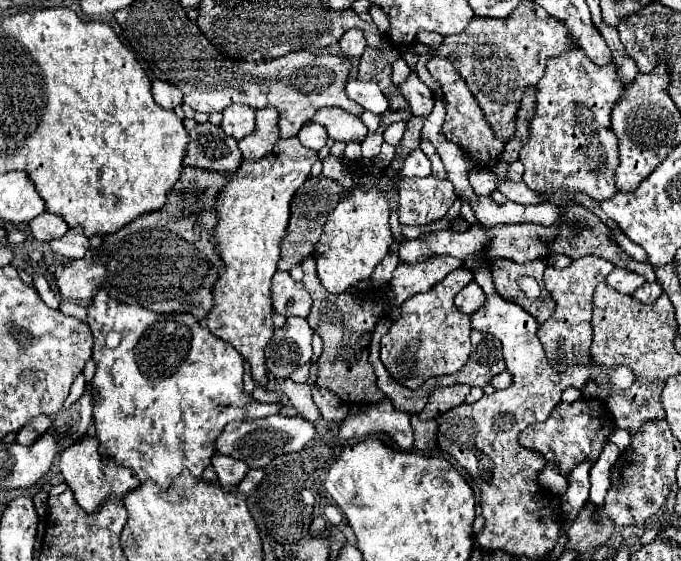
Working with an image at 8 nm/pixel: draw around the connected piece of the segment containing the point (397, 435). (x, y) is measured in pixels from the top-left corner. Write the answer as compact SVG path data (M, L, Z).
M383 399L383 403L375 405L365 405L365 409L357 415L347 415L339 429L339 437L343 439L365 437L369 433L387 433L405 451L413 447L409 415L397 411L389 399Z

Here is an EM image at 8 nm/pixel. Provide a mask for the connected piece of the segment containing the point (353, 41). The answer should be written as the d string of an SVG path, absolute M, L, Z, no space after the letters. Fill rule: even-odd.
M351 29L351 31L347 31L347 33L341 37L341 41L339 41L339 47L341 47L343 55L349 57L349 59L361 57L365 45L367 45L367 41L365 41L365 33L363 33L361 29Z

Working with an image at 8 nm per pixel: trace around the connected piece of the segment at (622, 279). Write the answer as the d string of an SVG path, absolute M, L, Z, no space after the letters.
M615 267L607 277L607 285L625 295L633 295L643 283L645 283L645 277L633 273L633 271L621 269L621 267Z

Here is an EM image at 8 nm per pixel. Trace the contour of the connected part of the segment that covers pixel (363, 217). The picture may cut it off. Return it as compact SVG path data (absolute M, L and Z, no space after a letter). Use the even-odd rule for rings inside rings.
M379 171L365 175L361 183L367 185L367 191L355 185L353 195L339 201L339 205L325 223L319 243L315 245L313 259L317 265L317 277L321 285L333 295L345 293L359 282L369 280L377 263L387 255L393 243L389 227L389 209L387 209L389 203L383 191L379 191L373 185L377 177Z

